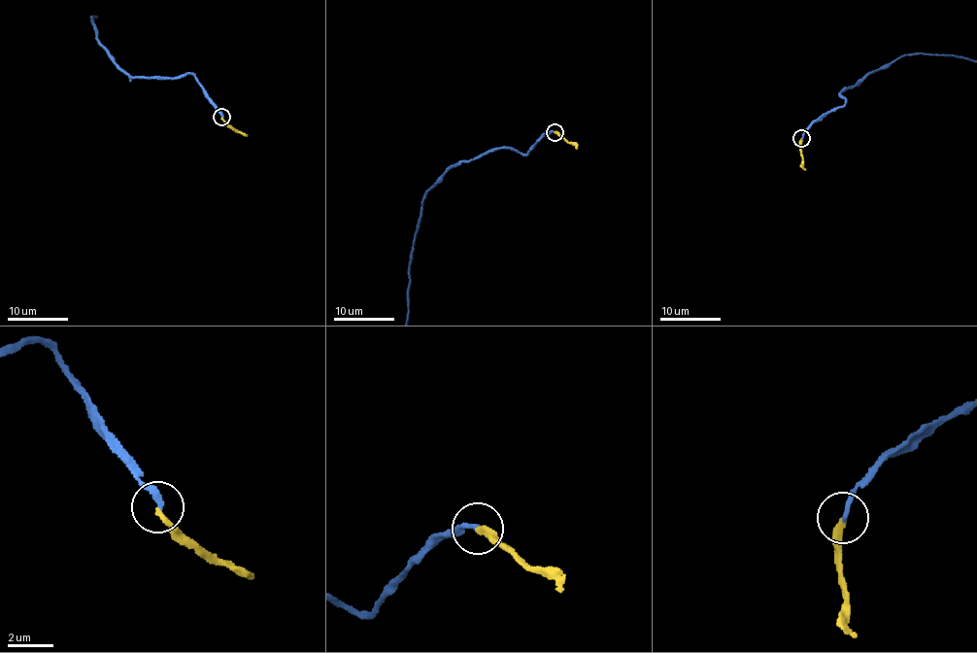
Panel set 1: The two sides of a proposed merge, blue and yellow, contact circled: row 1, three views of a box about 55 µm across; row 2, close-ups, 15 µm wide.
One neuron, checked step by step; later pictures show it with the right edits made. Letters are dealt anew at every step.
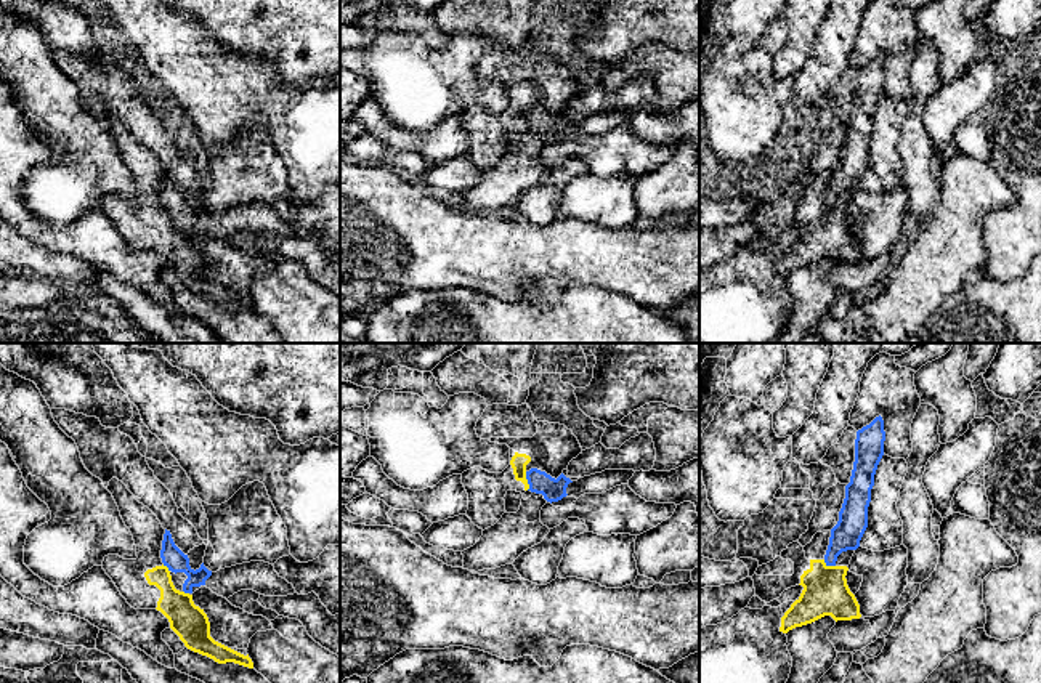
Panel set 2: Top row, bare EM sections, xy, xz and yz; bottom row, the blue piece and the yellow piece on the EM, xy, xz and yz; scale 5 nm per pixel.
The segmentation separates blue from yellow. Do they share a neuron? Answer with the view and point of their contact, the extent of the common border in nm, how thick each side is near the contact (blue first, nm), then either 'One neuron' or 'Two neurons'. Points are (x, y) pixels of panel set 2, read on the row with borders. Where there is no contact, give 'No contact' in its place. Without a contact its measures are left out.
Touches blue at xz (528, 481). Shared border 100 nm. Thickness 120 nm (blue) against 90 nm. Two neurons

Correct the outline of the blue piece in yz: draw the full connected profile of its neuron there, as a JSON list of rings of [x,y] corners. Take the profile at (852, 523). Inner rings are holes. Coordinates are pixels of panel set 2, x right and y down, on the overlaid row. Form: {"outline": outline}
{"outline": [[[876,417],[869,425],[857,431],[855,462],[850,483],[845,486],[845,499],[839,511],[839,521],[831,529],[829,545],[824,555],[826,566],[836,566],[837,556],[847,550],[857,550],[868,527],[868,507],[874,475],[884,455],[884,420]]]}

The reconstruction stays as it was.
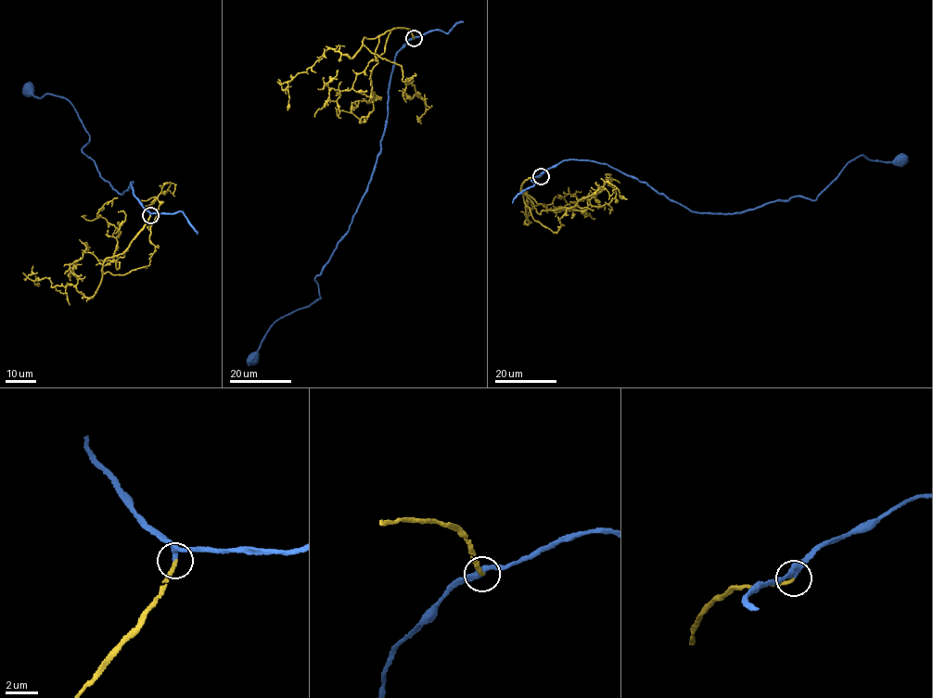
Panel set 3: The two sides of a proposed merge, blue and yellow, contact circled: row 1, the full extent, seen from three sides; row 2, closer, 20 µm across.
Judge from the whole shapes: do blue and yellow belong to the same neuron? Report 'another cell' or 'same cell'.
same cell

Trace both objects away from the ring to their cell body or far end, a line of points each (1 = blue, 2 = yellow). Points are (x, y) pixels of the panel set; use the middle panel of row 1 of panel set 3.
1: (414, 38), (395, 56), (387, 123), (367, 188), (347, 234), (315, 277), (321, 298), (278, 319), (256, 358)
2: (414, 38), (398, 28), (362, 43), (401, 66), (403, 81), (412, 77), (407, 84), (428, 109), (424, 95)

